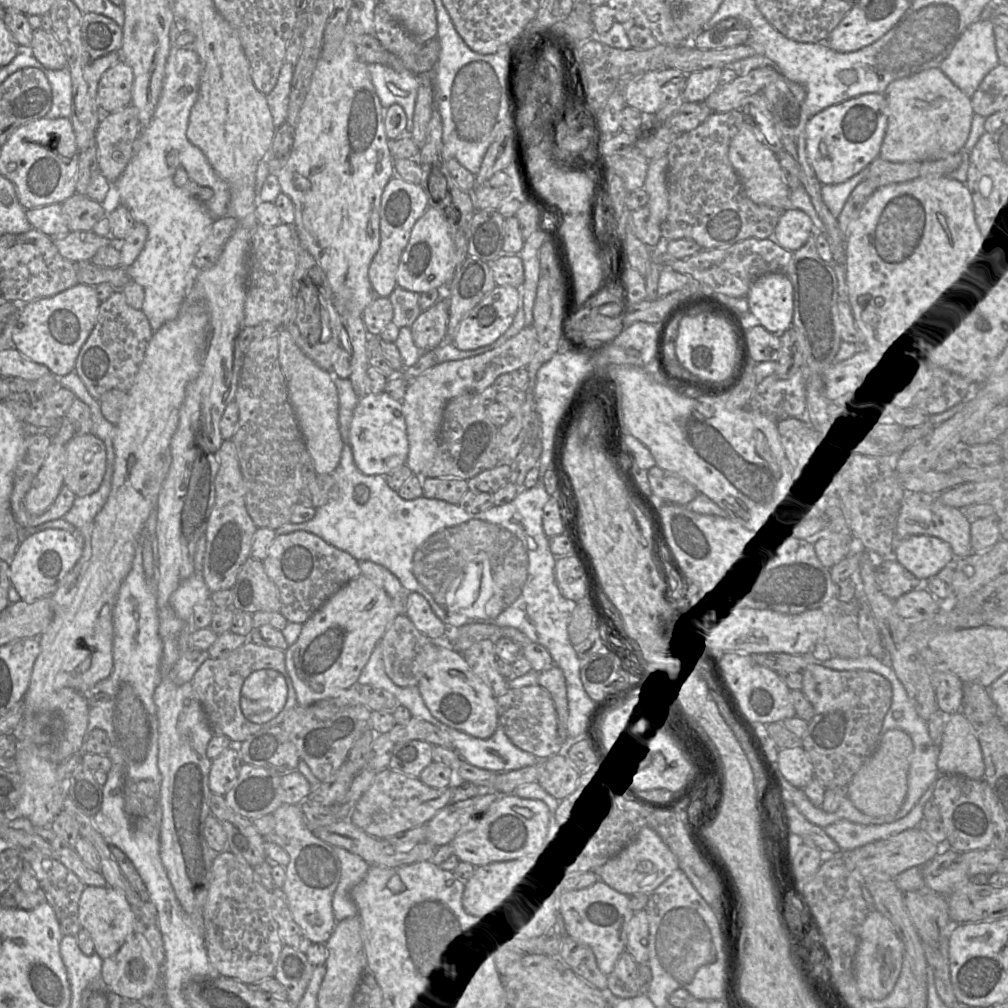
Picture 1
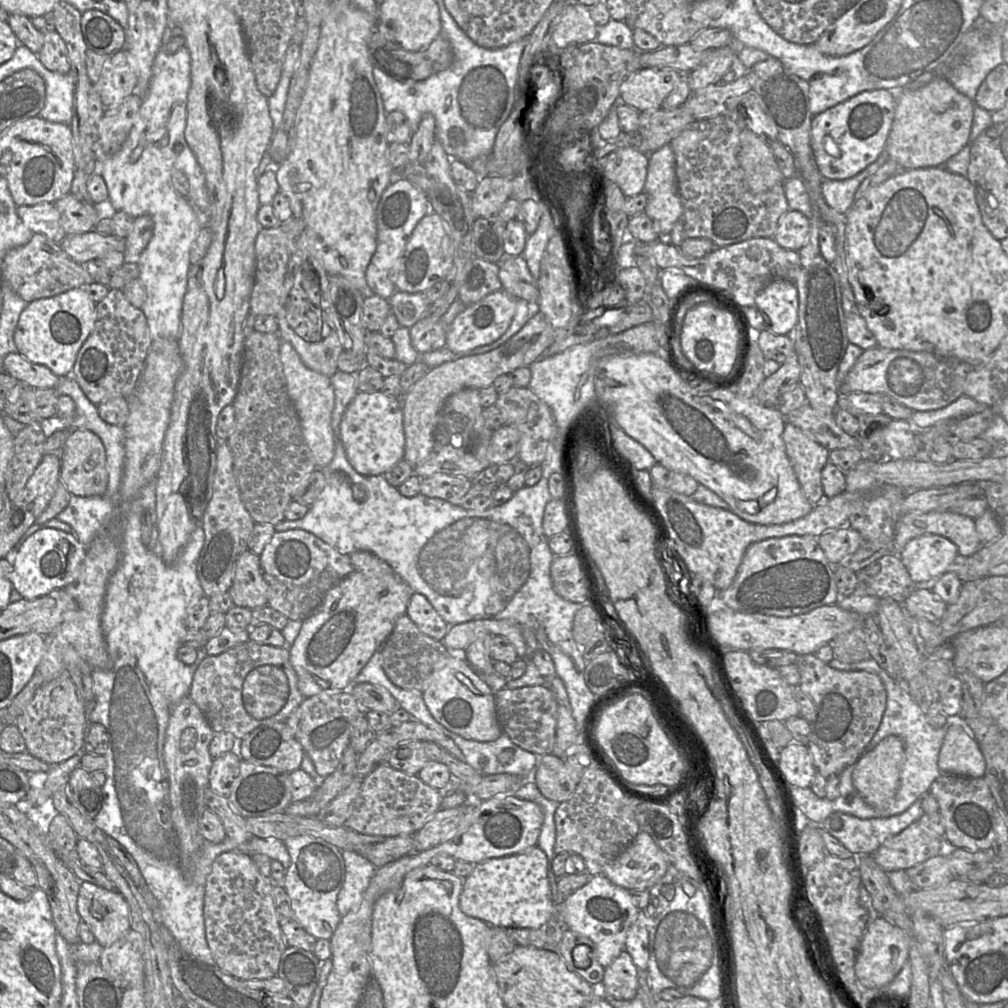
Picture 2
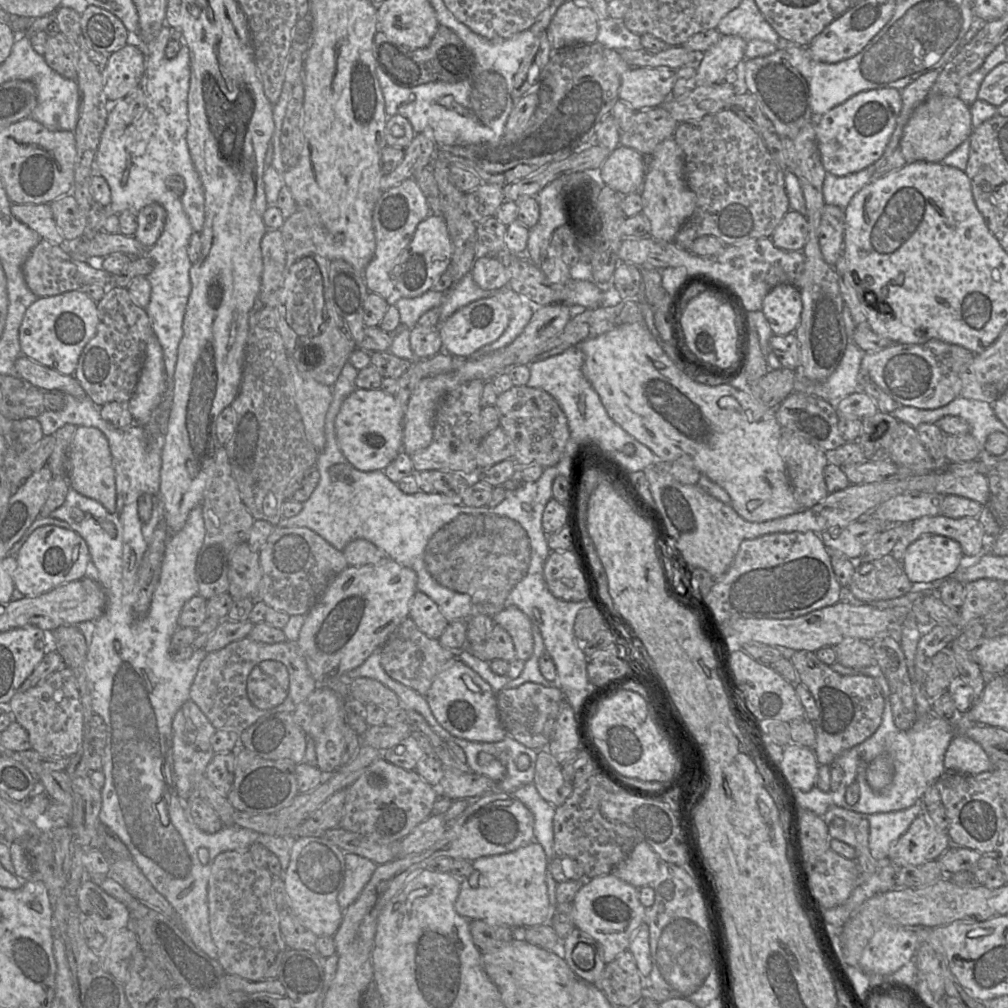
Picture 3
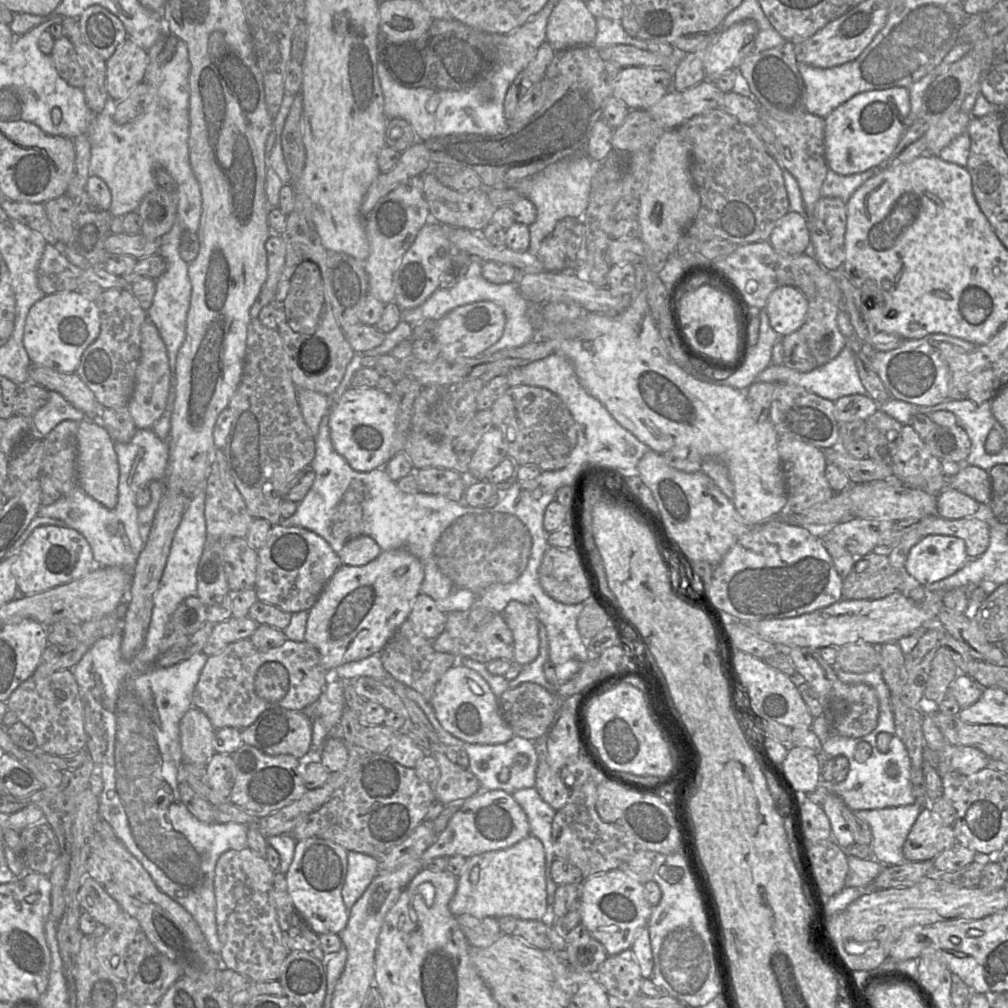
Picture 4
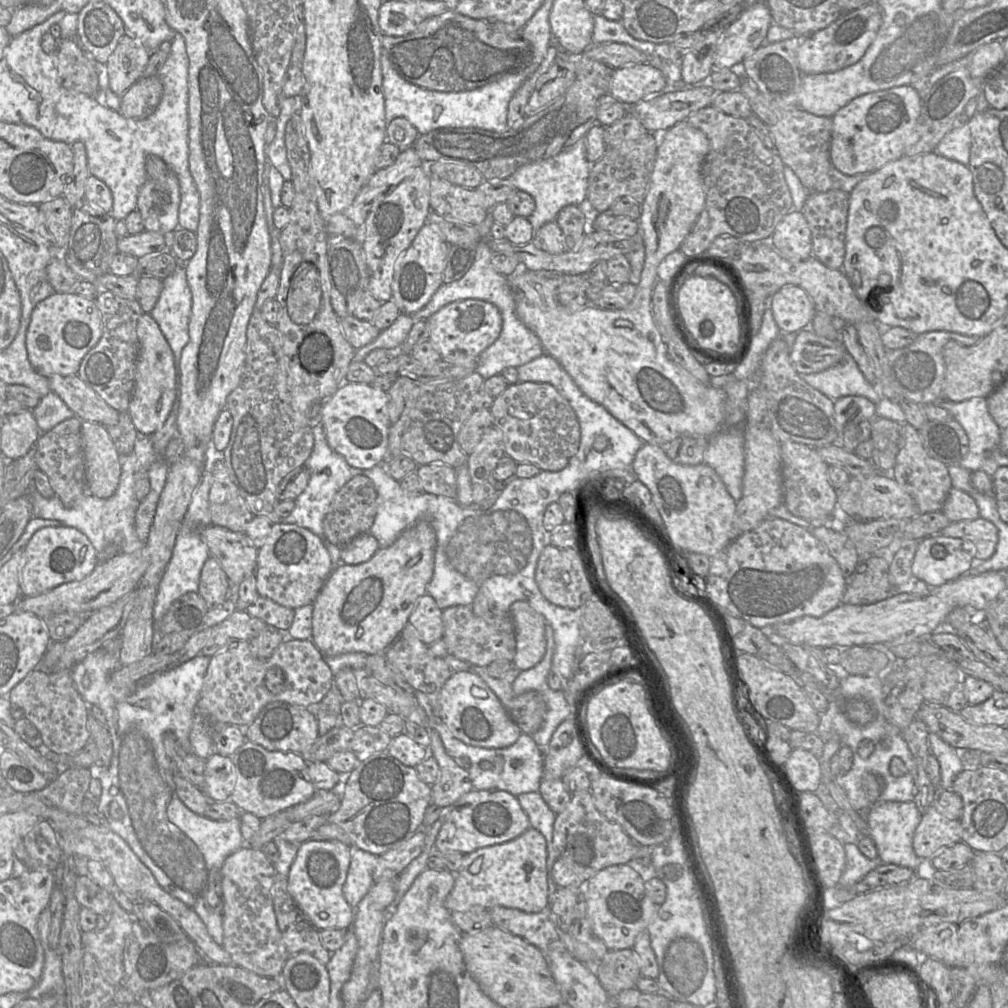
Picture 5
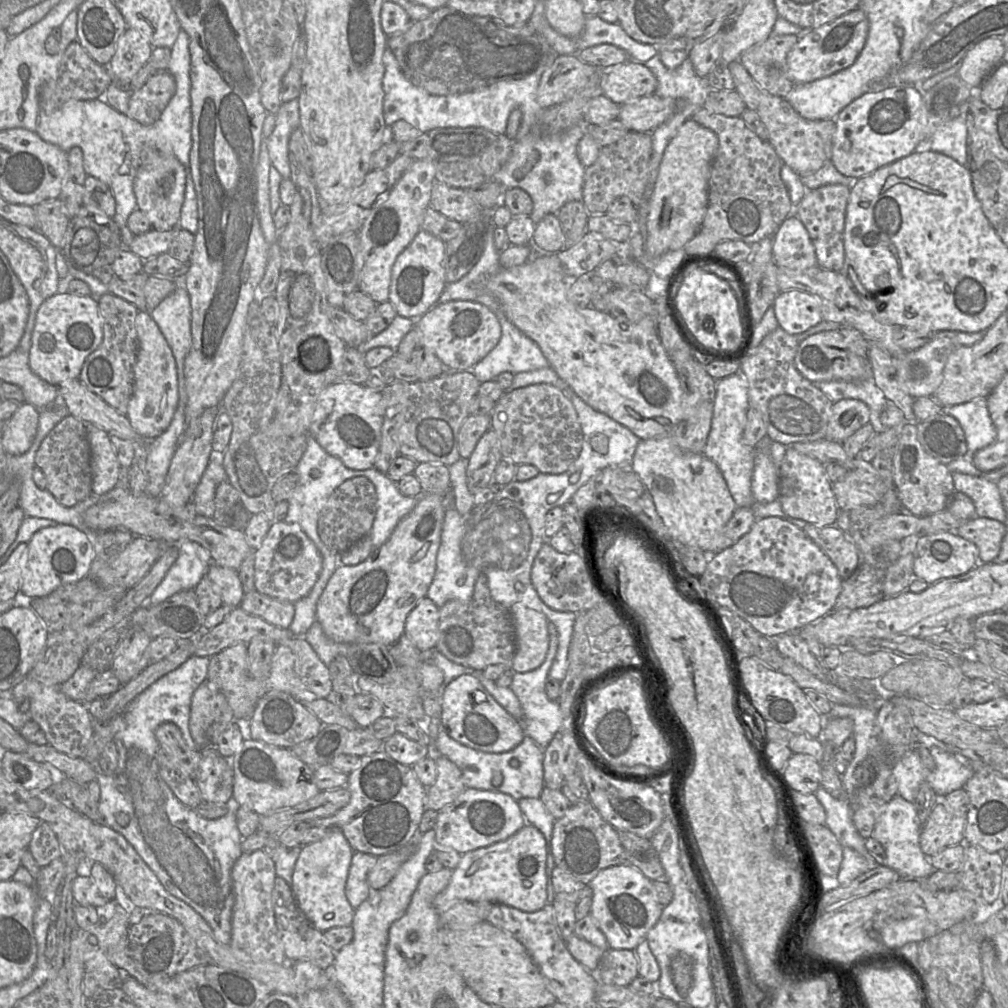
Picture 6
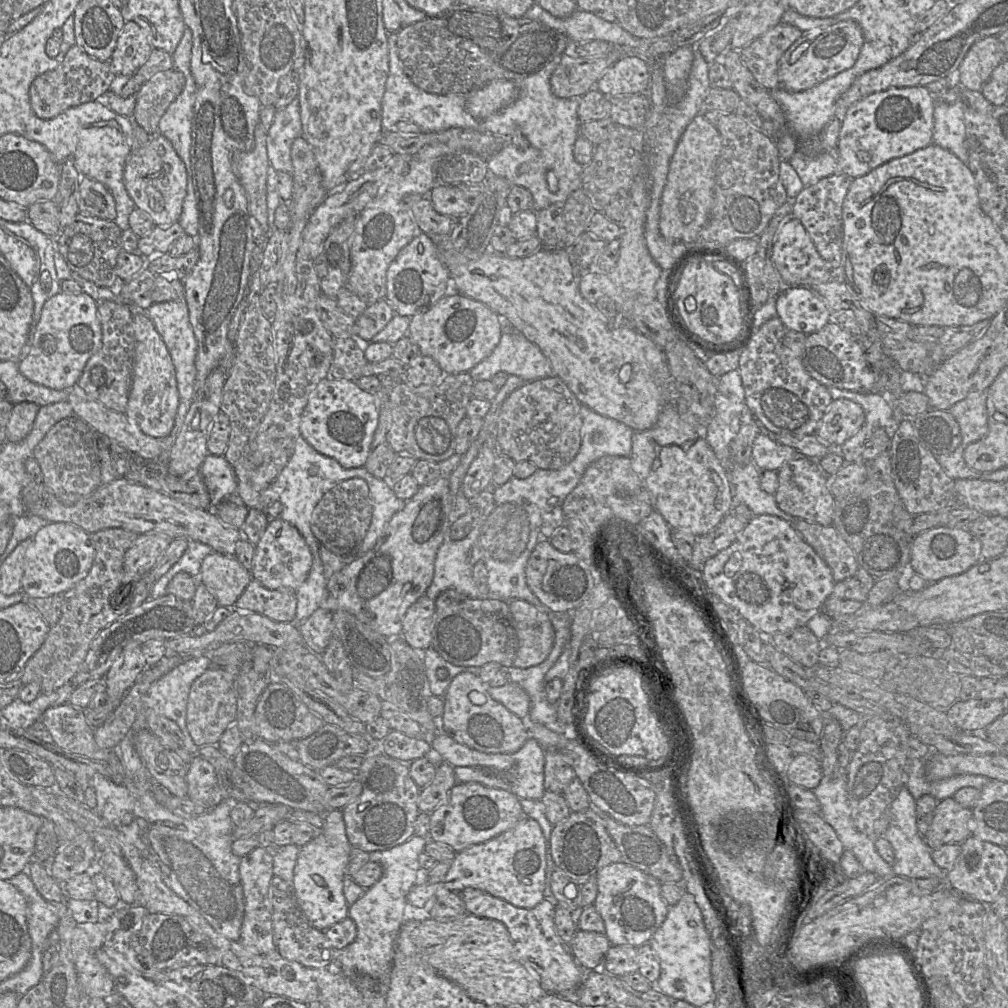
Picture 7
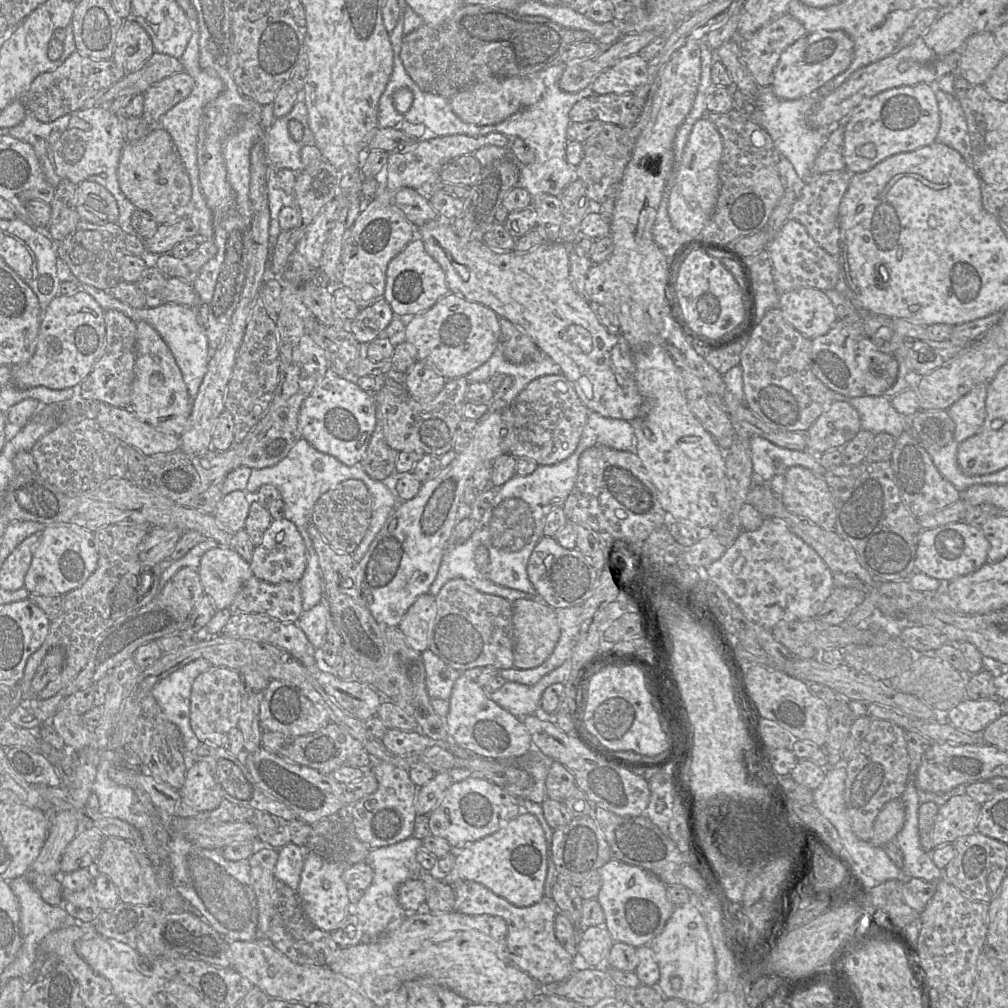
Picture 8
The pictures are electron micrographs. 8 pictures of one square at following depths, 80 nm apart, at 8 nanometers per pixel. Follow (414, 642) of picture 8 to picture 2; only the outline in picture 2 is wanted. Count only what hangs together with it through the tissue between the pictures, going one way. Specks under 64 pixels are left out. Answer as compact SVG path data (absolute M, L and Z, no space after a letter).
M412 593L406 615L422 633L438 641L443 640L450 627L421 593Z

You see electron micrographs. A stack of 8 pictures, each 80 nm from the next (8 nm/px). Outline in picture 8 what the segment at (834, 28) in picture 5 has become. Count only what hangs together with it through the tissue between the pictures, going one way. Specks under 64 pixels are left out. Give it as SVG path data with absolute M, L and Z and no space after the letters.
M842 30L806 34L787 47L774 68L771 88L784 100L795 100L815 93L825 83L845 71L854 56L854 42Z

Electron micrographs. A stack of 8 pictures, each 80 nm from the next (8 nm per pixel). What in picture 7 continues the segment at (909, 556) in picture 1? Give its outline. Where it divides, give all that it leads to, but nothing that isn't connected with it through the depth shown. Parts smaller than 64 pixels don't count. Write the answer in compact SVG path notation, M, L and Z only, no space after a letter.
M938 526L913 538L910 564L914 572L930 584L960 575L974 567L982 559L981 550L979 539L966 529Z

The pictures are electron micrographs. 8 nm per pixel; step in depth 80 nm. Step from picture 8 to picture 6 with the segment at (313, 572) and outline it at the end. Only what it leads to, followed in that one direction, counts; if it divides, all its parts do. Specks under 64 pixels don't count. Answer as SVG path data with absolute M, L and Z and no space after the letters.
M322 565L320 575L311 591L305 597L301 598L300 600L294 603L295 614L293 621L289 627L289 630L294 637L303 637L305 633L309 630L309 628L312 626L312 624L316 621L317 603L325 587L327 586L327 583L328 581L325 581L325 570L323 570Z

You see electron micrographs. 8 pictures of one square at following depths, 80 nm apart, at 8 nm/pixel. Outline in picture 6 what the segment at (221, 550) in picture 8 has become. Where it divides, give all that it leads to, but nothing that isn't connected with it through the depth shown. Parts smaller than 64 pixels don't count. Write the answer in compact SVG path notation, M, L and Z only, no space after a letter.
M211 563L206 575L215 587L215 591L220 595L223 605L233 609L240 605L244 591L238 571Z

